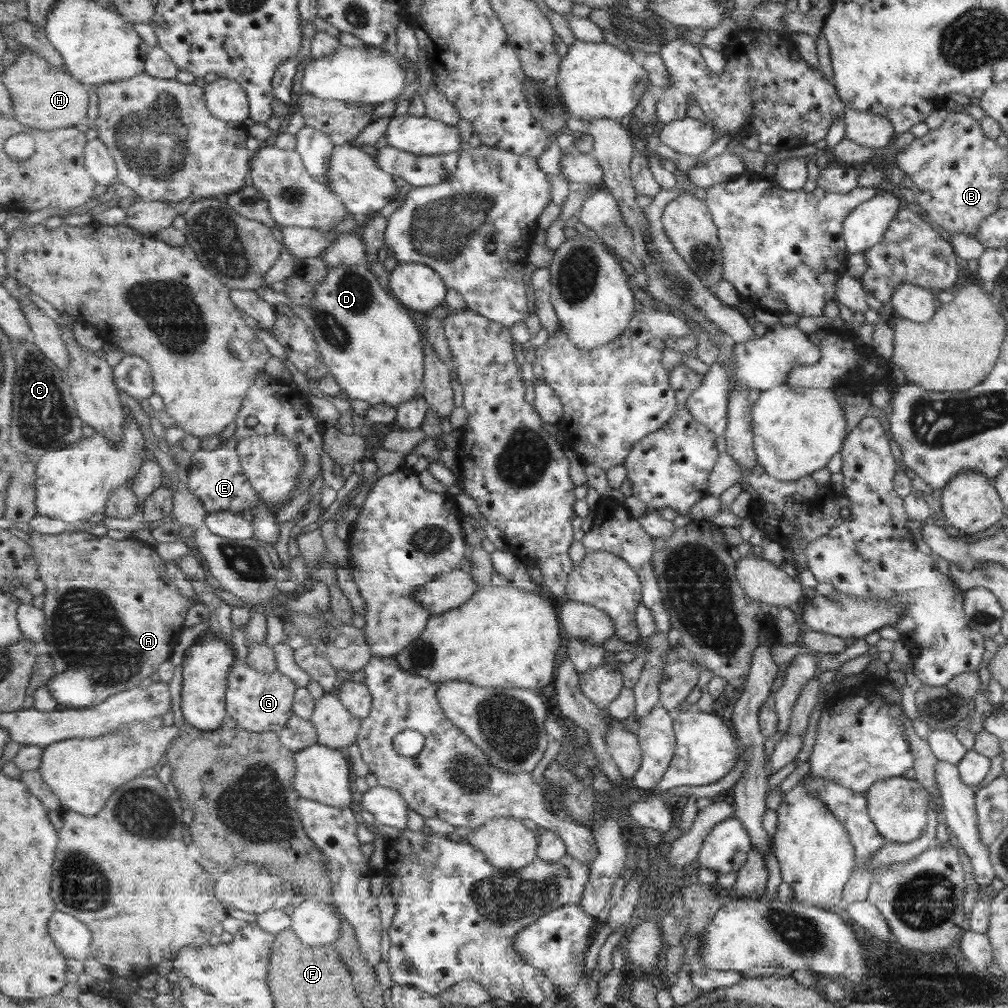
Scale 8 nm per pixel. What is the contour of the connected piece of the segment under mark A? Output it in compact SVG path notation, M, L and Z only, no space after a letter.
M88 530L84 531L67 531L61 534L43 534L33 531L29 535L29 544L33 547L36 556L39 580L45 586L44 612L46 615L45 624L45 648L49 655L55 661L56 676L47 684L53 698L57 699L57 709L79 709L83 707L95 707L99 703L103 703L110 696L119 694L125 689L129 690L141 682L143 678L151 676L153 672L157 672L158 668L171 659L174 645L177 645L177 638L182 631L185 616L189 612L189 608L196 601L187 601L167 574L166 560L161 558L160 553L156 551L153 545L142 544L139 541L131 541L128 539L114 540L107 535L95 536Z

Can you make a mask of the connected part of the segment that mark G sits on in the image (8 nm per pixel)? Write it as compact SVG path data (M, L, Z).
M237 658L233 668L229 671L229 686L227 694L228 717L235 720L239 726L252 732L275 732L280 734L283 728L294 716L293 702L297 683L291 681L291 677L275 671L259 671L248 664L244 664Z

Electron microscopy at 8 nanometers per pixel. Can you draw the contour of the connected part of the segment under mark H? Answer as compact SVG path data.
M36 51L19 54L17 60L6 67L4 84L11 92L17 121L41 130L76 127L87 122L89 87L78 81L65 67L55 67Z

